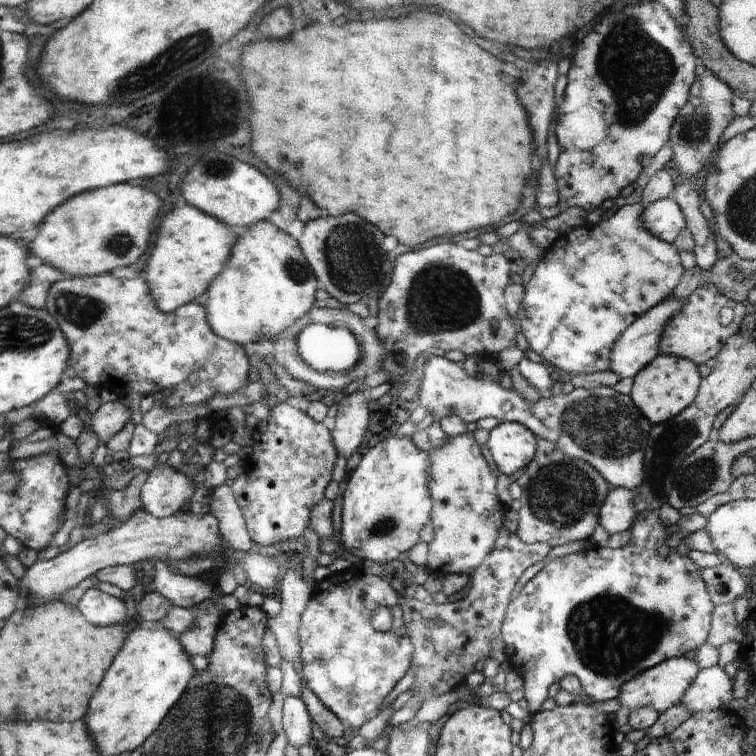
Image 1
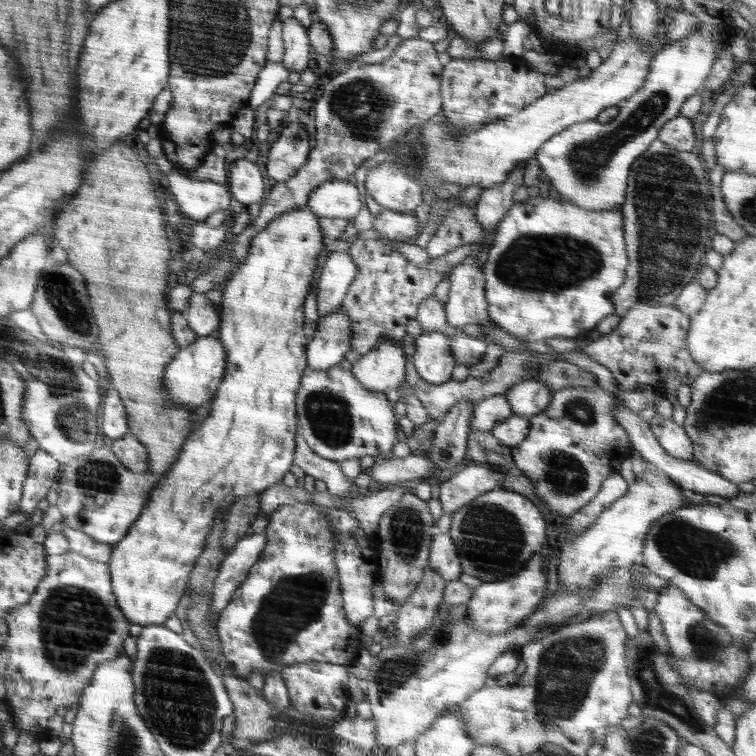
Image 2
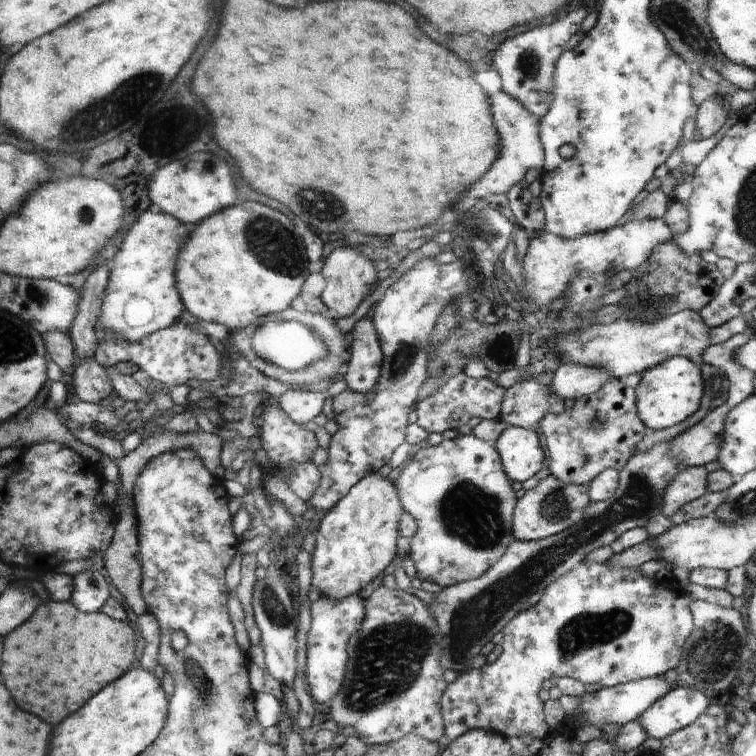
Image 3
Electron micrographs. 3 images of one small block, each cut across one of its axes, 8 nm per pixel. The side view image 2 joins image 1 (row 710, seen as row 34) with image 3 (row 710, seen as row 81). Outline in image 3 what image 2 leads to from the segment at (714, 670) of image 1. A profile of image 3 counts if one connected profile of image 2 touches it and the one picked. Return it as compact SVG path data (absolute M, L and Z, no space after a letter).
M676 683L636 721L648 737L660 740L689 726L708 706L700 690Z

